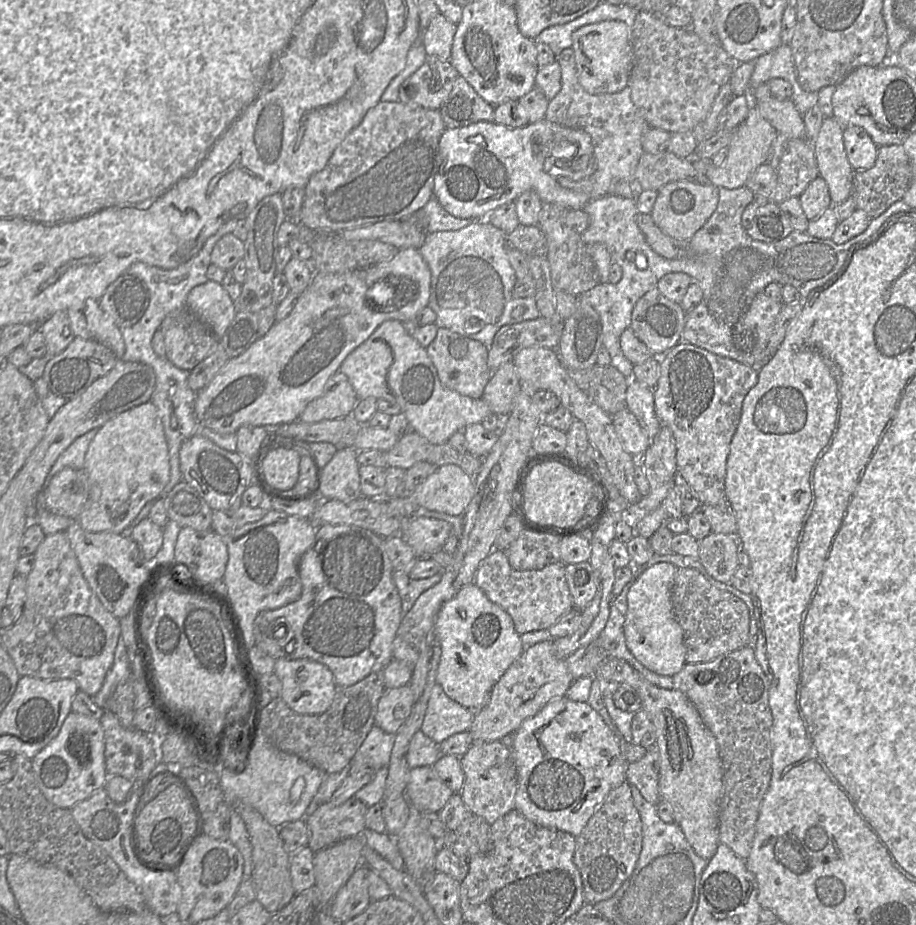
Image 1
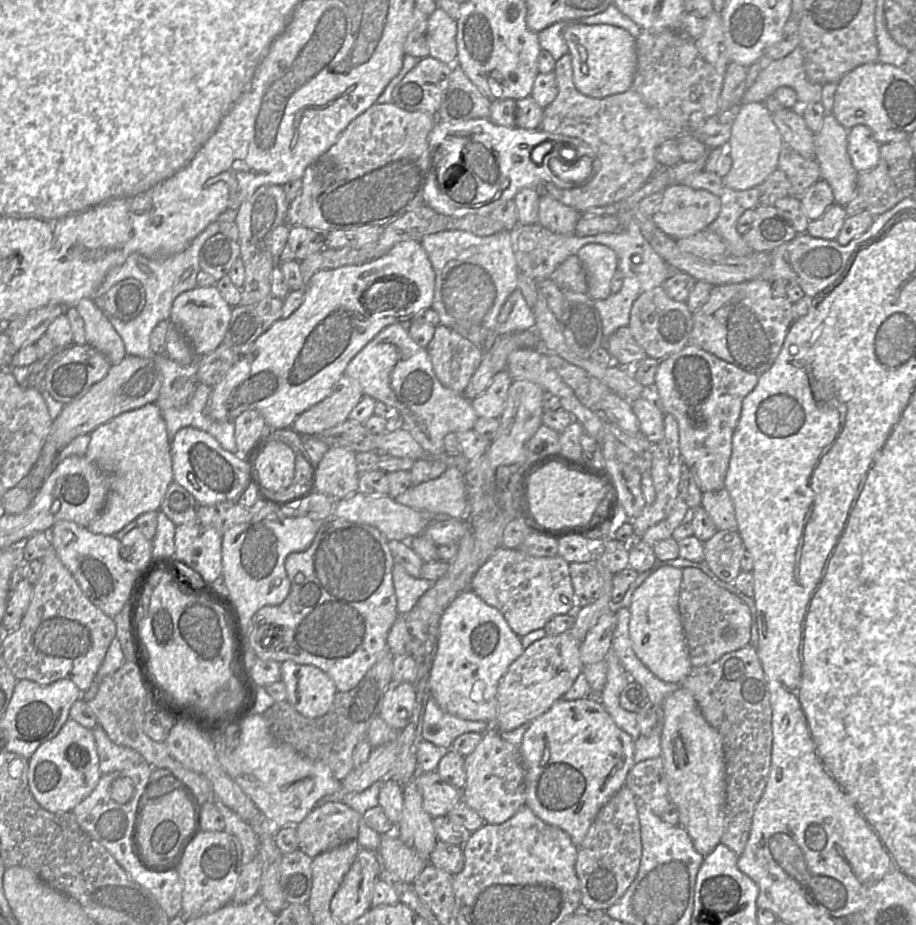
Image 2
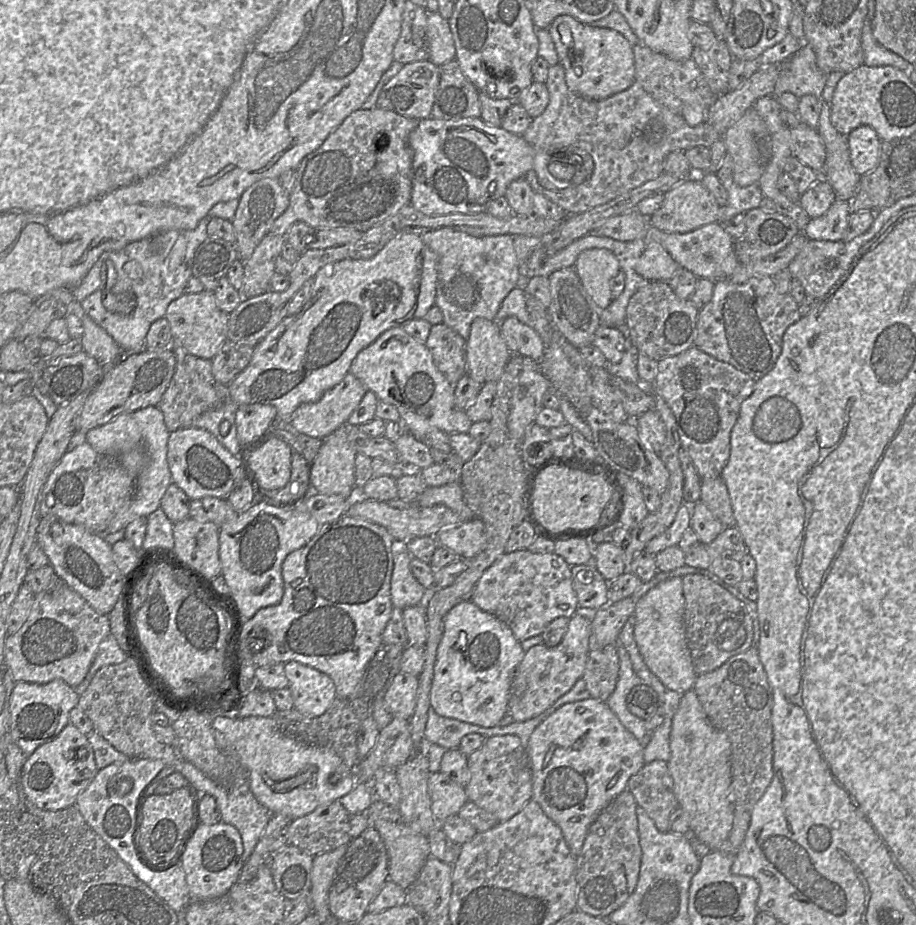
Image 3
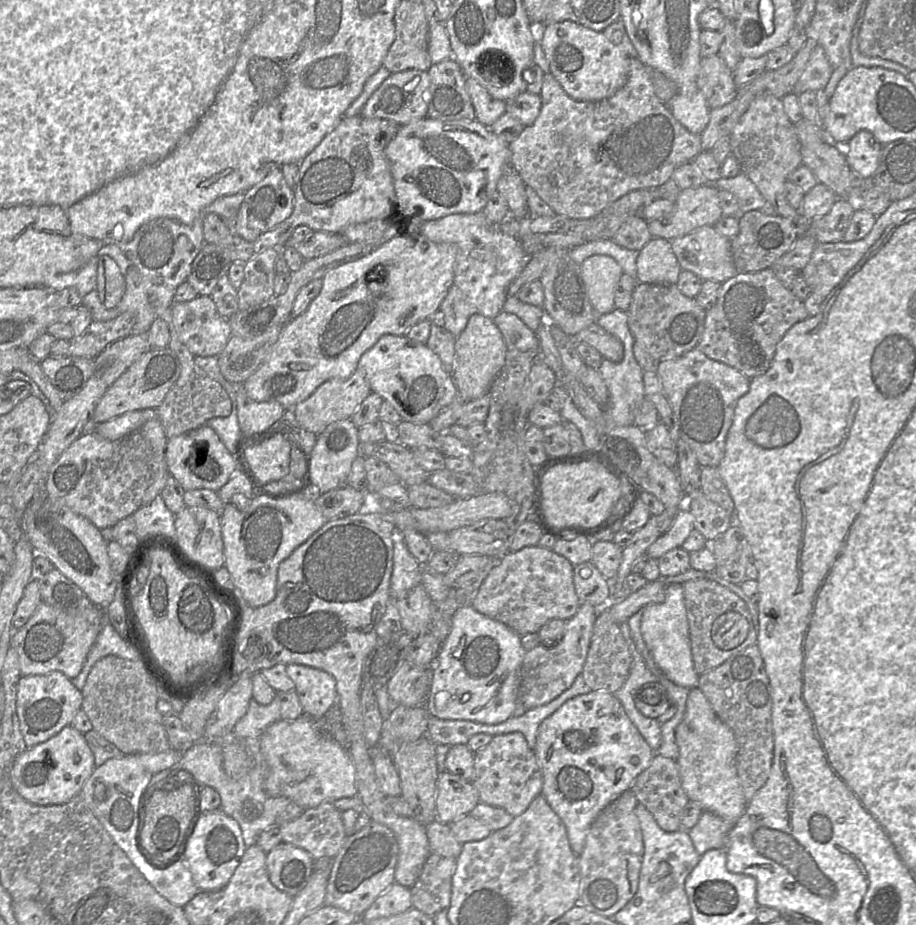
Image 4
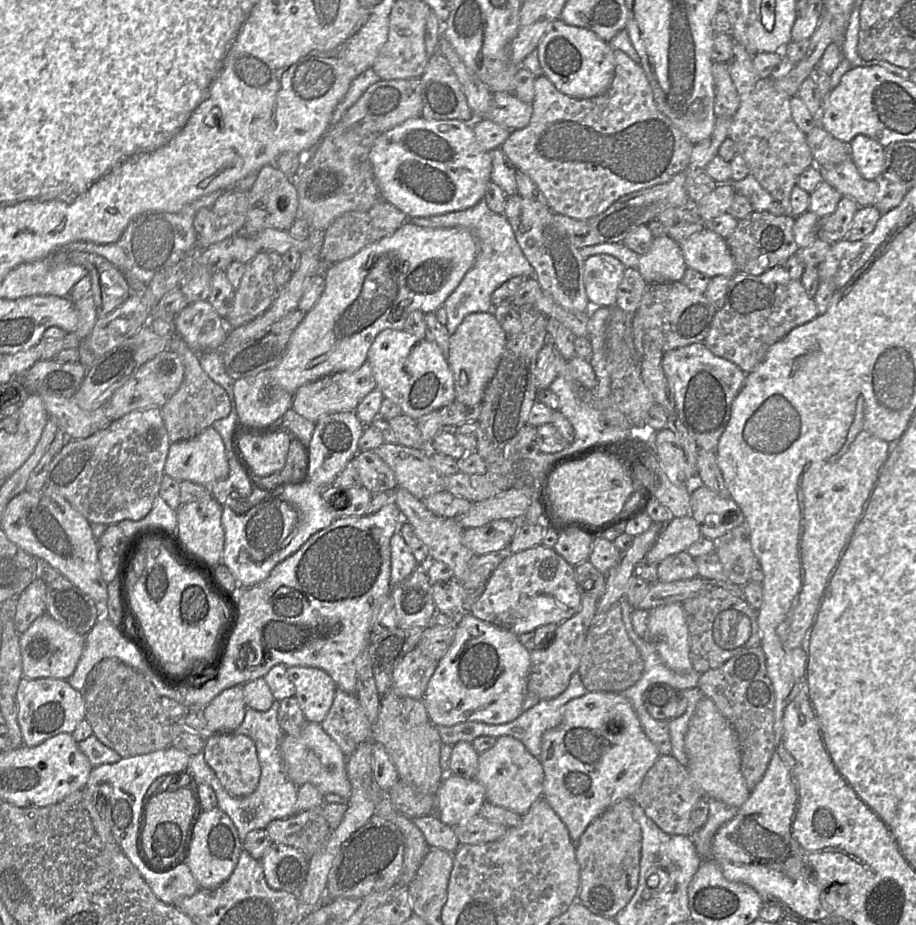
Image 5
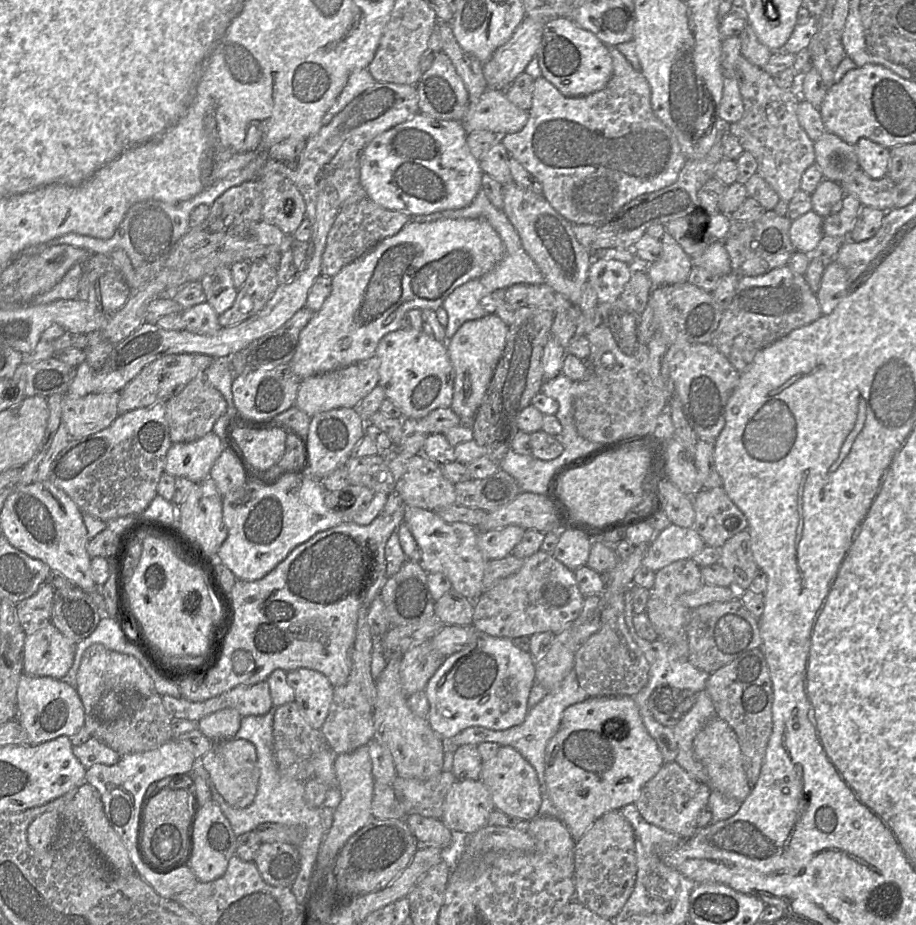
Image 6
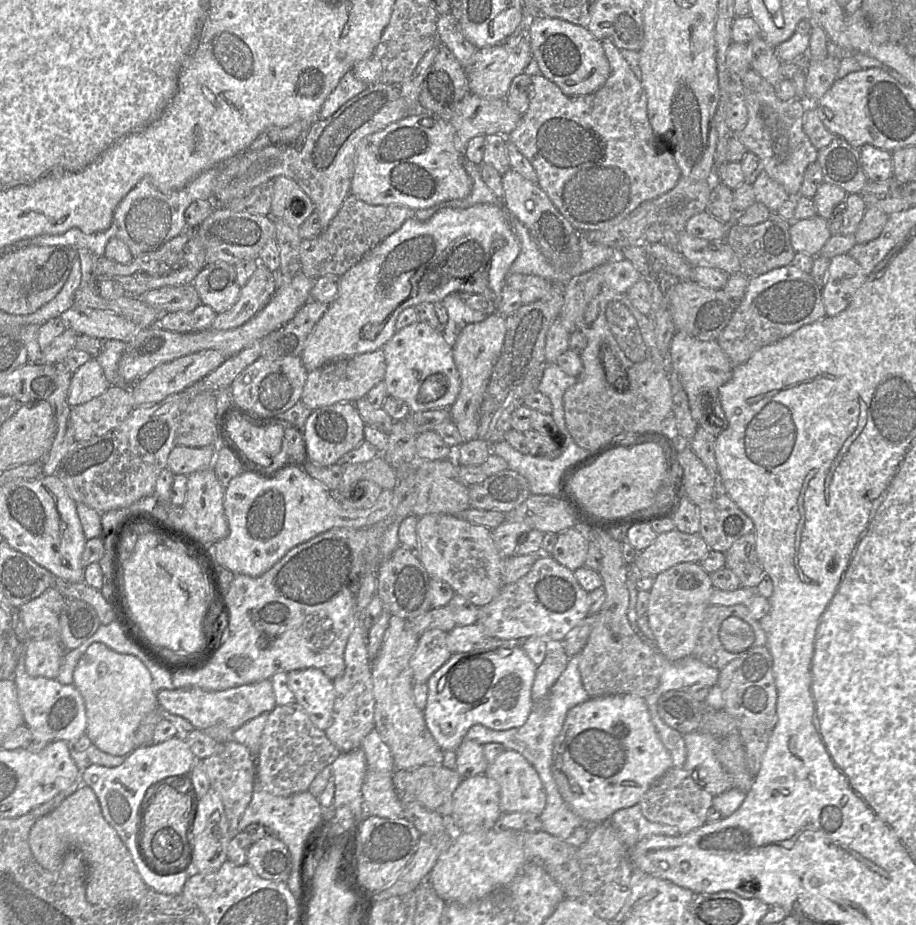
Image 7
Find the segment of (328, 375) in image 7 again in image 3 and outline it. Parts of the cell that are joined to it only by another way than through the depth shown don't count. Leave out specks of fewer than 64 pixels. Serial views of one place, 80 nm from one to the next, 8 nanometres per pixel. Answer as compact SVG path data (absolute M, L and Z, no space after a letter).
M347 373L340 383L327 390L318 401L299 405L290 417L290 425L299 433L324 439L340 426L347 424L349 416L367 391L358 378Z

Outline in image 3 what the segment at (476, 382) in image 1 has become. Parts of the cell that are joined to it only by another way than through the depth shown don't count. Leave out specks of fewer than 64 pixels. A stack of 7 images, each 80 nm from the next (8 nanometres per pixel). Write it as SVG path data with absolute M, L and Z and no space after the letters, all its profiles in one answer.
M441 323L432 325L425 345L431 352L437 369L455 386L465 375L466 340Z

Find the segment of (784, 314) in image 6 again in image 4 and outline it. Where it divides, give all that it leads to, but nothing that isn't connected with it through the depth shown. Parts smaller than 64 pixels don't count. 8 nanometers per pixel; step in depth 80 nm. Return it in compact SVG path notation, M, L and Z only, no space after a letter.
M773 268L741 272L720 284L716 304L706 312L704 330L697 347L709 358L753 379L770 368L776 346L785 333L808 317L804 302L781 284Z

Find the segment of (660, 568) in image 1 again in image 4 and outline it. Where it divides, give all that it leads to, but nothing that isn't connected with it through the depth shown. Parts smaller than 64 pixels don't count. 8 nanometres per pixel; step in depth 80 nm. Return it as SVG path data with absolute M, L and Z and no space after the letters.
M673 583L668 585L662 602L651 603L641 611L642 637L657 667L674 684L690 690L696 688L699 675L695 670L692 658L683 584Z

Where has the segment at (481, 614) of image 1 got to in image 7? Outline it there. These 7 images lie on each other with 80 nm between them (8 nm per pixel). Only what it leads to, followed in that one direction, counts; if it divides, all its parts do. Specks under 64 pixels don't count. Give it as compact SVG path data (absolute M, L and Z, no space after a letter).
M489 639L480 647L454 653L427 680L424 719L443 751L456 751L469 728L481 724L494 730L522 726L533 709L531 691L537 666L513 641Z

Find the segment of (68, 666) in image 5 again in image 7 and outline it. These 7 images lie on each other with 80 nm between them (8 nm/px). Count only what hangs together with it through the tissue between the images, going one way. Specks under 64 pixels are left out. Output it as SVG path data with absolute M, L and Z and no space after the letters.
M29 639L24 648L24 665L31 677L56 679L65 653L60 642L52 639Z

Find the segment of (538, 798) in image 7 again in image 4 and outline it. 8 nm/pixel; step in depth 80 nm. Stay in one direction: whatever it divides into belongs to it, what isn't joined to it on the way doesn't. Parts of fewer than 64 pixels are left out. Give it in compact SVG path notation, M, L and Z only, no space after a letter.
M521 733L495 735L483 748L474 753L472 783L480 802L501 807L513 817L522 814L542 791L542 772L535 753Z

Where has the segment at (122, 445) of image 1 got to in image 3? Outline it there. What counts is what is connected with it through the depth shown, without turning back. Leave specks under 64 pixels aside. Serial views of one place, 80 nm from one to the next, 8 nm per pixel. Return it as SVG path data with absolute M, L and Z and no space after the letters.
M148 406L133 412L118 415L110 422L89 430L86 442L98 453L111 455L120 461L127 472L135 479L133 497L125 503L102 534L124 529L127 524L139 517L147 517L160 507L161 499L172 477L167 461L167 446L170 432L158 406Z

